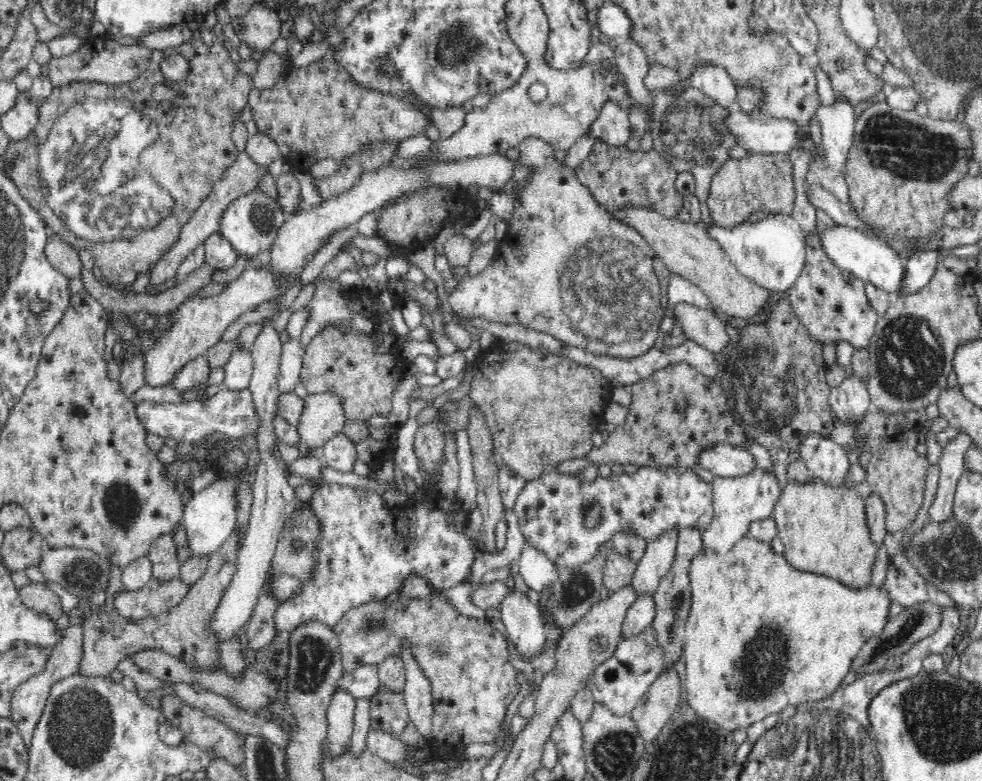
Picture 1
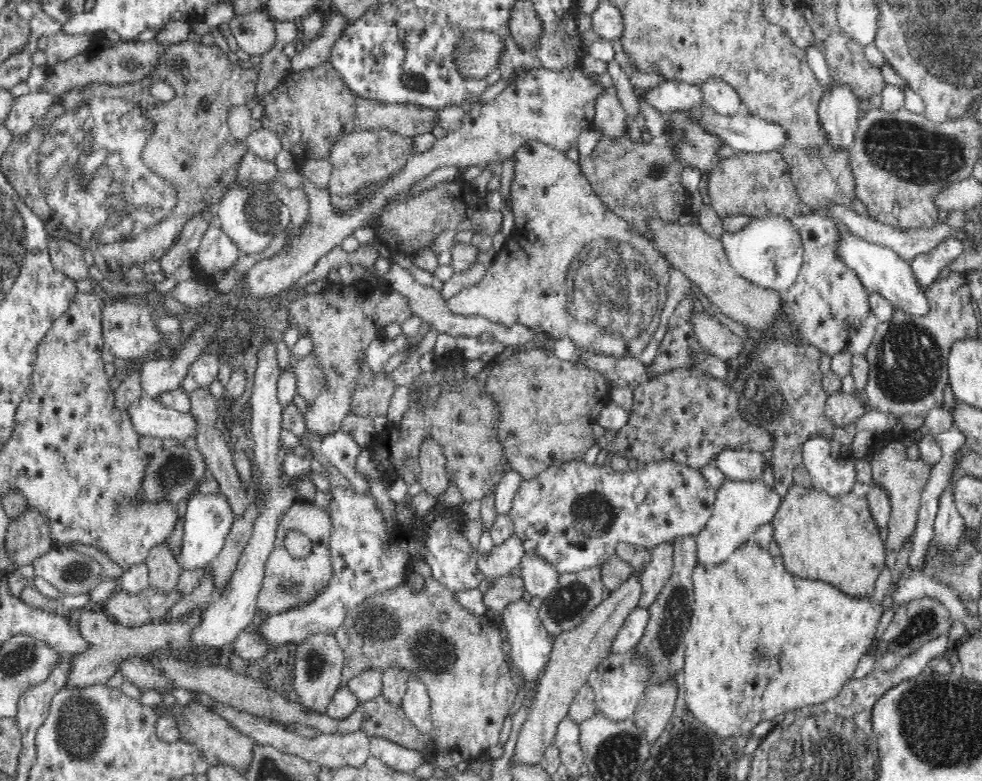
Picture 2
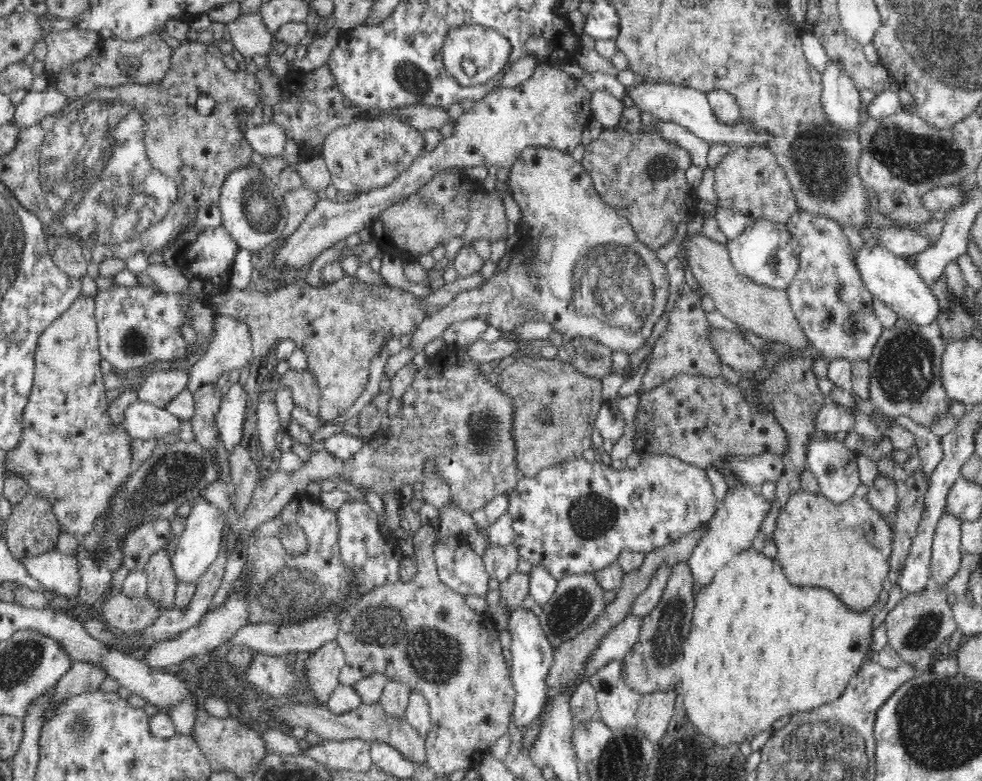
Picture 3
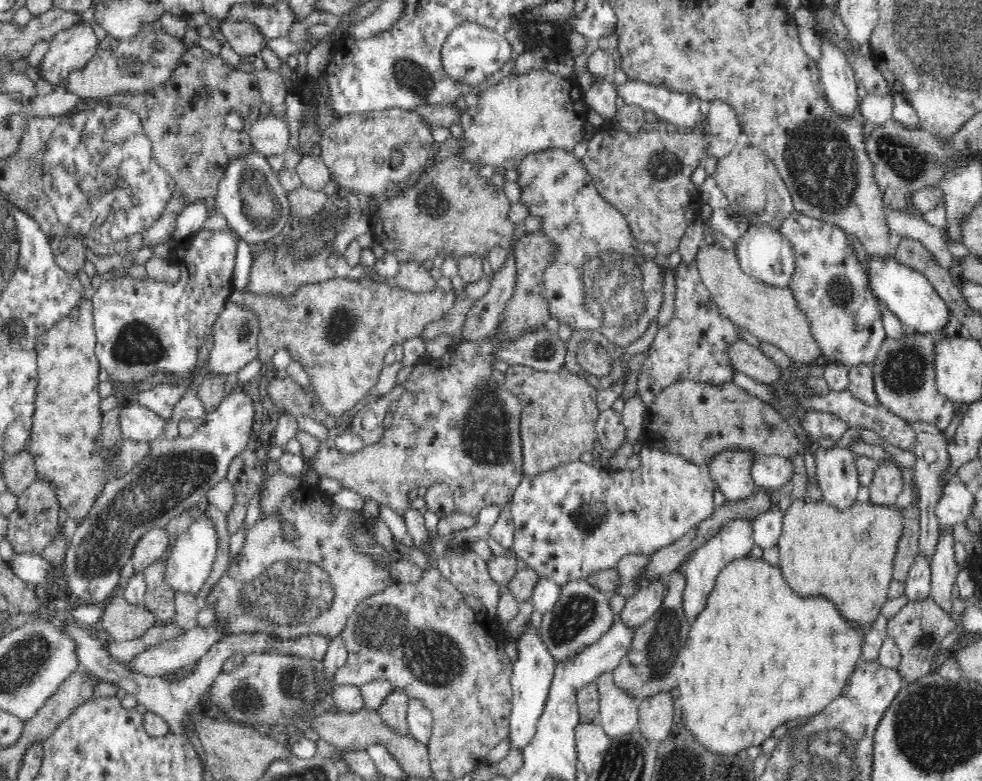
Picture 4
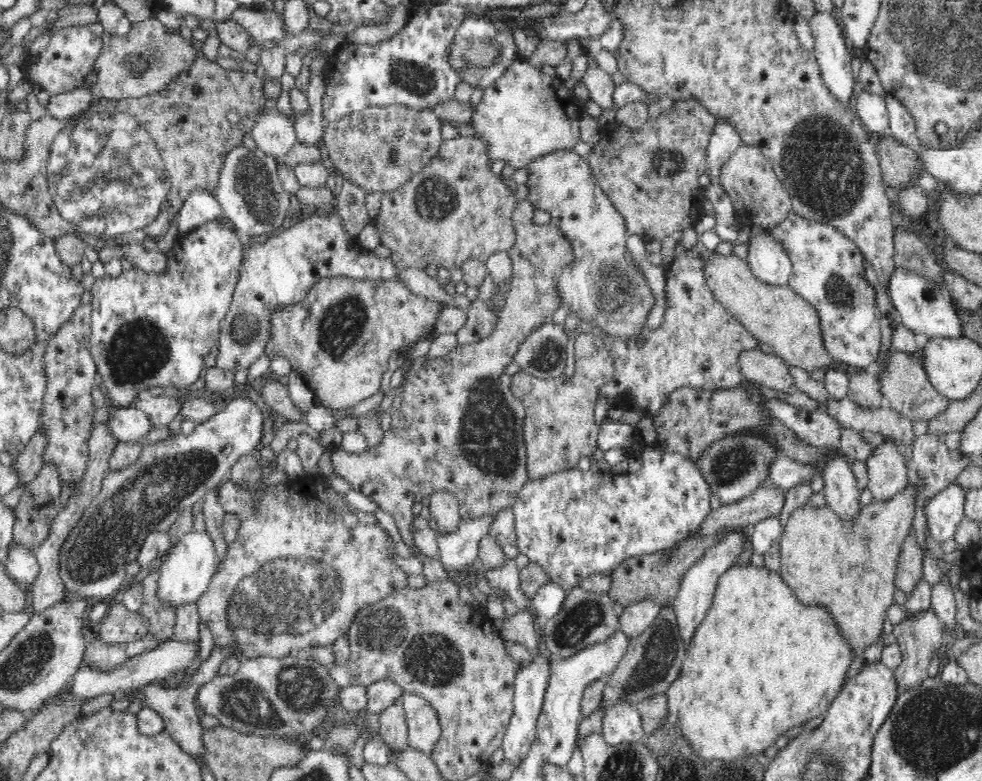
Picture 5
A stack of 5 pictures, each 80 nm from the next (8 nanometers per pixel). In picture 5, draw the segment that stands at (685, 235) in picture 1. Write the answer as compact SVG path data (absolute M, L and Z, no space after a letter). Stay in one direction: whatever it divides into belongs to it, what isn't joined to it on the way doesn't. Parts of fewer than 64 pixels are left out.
M714 250L704 263L703 271L707 287L720 306L756 341L770 345L774 356L809 373L833 367L835 362L822 345L816 311L789 285L774 286L762 282L748 270L746 261L733 252L724 256Z

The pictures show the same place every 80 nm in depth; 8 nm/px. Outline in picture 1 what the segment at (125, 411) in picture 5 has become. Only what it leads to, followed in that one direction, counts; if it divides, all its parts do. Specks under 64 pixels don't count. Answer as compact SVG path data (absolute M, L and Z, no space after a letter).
M249 388L242 390L221 389L206 400L184 402L145 401L136 405L137 416L144 427L163 438L174 438L179 444L189 443L208 436L222 436L238 442L239 438L255 438L260 432L260 415Z

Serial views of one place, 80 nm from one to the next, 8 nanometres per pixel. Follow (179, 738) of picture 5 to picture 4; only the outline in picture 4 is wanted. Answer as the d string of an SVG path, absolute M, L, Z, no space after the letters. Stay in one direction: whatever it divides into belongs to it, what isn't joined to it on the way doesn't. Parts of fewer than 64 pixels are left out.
M61 615L61 617L55 617L53 620L56 620L57 624L60 624L61 621L59 630L74 643L74 652L80 668L92 672L100 680L113 682L120 688L124 688L127 694L134 695L138 703L143 704L149 711L168 721L172 734L186 734L184 722L186 722L188 714L193 711L199 713L200 695L202 696L206 692L206 688L222 672L224 661L236 652L242 654L244 658L252 653L276 653L282 656L306 657L314 663L318 663L324 658L325 650L333 640L330 638L330 633L304 633L293 637L290 635L284 637L283 634L268 633L268 631L254 631L253 633L240 631L239 633L228 634L197 661L195 669L190 675L172 681L163 678L163 676L148 676L134 671L130 667L130 661L120 661L120 659L112 657L112 653L108 651L106 641L101 634L95 633L92 629L84 630L70 617Z

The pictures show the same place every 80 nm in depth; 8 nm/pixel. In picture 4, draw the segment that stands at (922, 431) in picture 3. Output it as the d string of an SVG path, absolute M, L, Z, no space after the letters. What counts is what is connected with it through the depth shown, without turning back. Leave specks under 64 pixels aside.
M918 432L916 434L915 444L912 451L916 456L915 475L914 479L918 483L920 491L920 550L926 553L928 561L931 562L931 556L934 552L936 537L939 533L938 517L936 516L936 506L940 500L940 492L942 492L940 483L940 474L942 470L948 466L950 462L947 453L948 440L939 434L931 434L928 432Z

